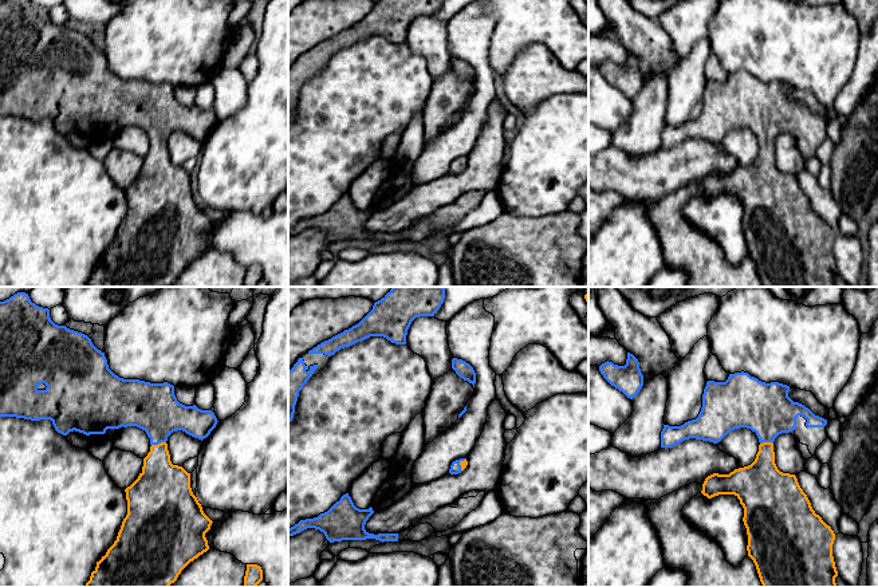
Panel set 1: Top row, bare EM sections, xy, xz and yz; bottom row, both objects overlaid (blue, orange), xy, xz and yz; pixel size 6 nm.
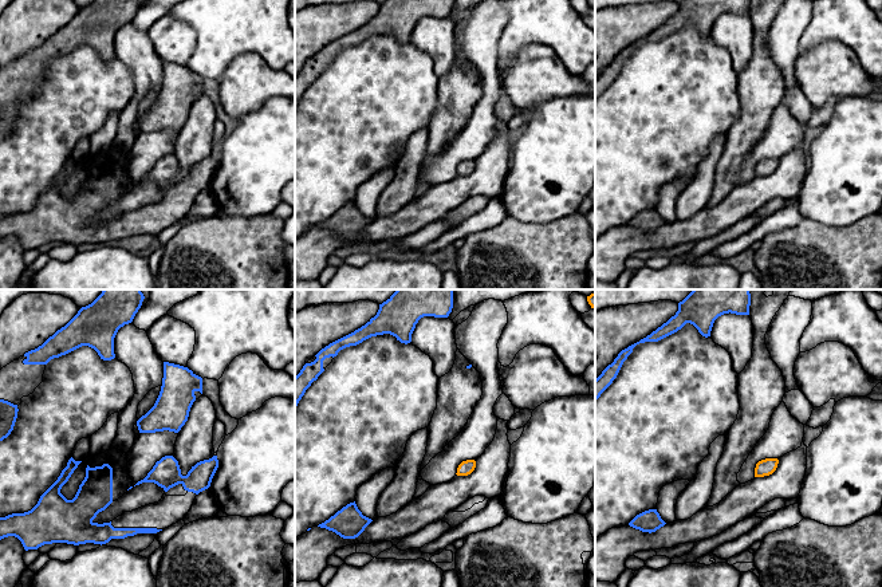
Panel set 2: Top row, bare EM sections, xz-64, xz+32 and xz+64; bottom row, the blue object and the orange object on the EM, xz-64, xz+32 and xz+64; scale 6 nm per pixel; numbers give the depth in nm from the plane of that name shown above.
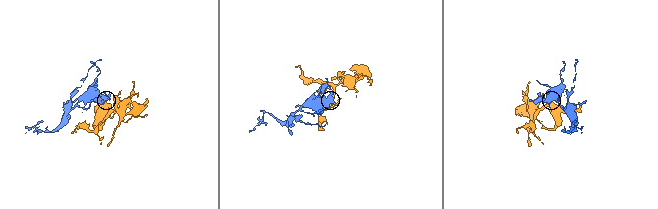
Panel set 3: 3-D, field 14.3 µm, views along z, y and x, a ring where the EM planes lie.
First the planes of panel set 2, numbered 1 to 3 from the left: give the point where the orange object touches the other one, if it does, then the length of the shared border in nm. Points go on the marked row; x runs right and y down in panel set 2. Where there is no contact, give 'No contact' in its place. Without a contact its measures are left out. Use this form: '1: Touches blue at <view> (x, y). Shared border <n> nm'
1: No contact
2: No contact
3: No contact

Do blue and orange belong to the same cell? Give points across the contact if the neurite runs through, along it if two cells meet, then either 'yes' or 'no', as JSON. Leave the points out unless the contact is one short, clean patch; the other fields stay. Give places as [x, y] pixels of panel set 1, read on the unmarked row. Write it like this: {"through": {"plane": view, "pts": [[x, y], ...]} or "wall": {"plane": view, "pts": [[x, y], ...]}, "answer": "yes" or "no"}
{"through": {"plane": "xy", "pts": [[153, 107], [158, 113], [158, 142], [158, 176], [161, 184]]}, "answer": "yes"}

